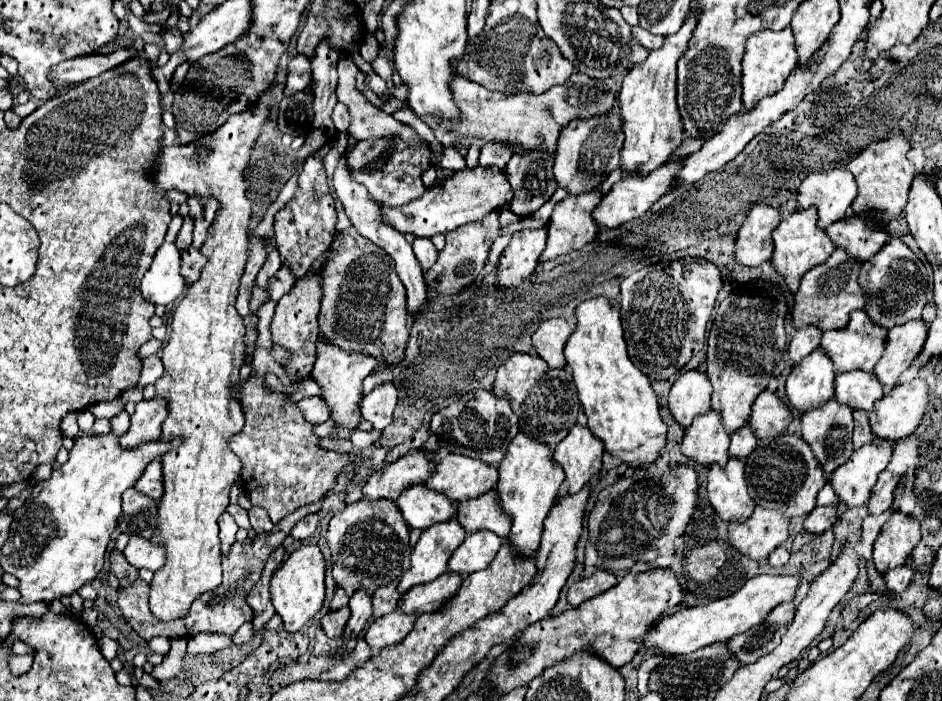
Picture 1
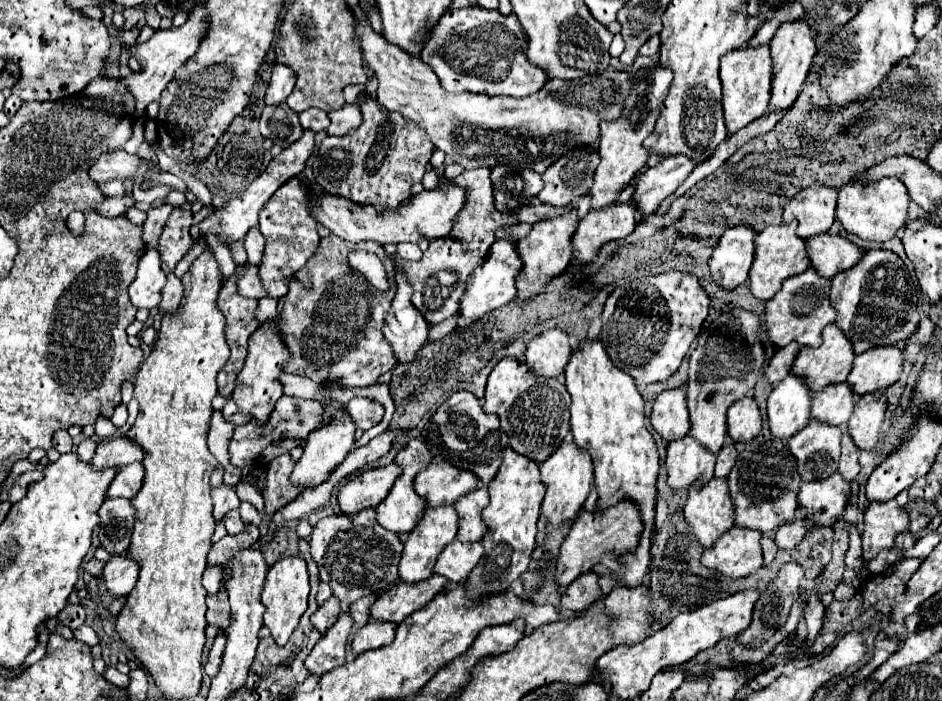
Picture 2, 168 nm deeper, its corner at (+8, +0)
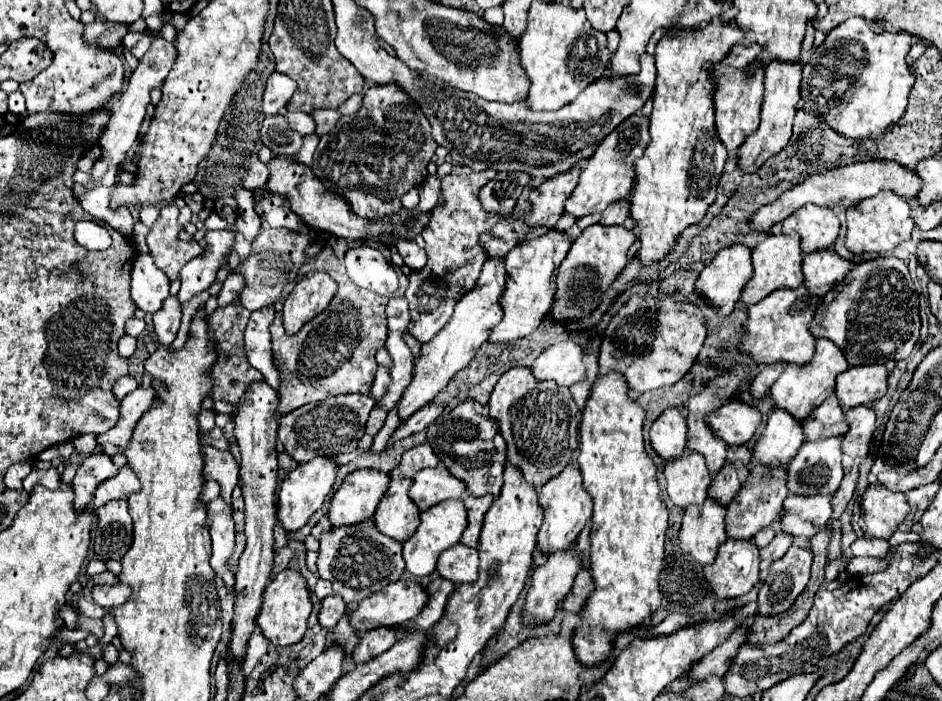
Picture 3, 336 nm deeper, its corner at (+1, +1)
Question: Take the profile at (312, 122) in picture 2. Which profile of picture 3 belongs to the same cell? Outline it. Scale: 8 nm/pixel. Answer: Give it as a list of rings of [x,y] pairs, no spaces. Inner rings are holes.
[[[286,111],[286,119],[292,121],[292,129],[300,131],[302,135],[308,135],[308,133],[316,131],[316,121],[308,113],[288,113]]]

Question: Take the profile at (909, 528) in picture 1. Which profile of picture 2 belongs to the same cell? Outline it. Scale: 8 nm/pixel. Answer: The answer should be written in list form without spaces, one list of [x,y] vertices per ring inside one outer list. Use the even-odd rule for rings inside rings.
[[[895,500],[873,504],[869,502],[865,508],[865,524],[863,524],[863,558],[875,558],[883,548],[891,548],[895,536],[901,530],[909,528],[909,514]]]

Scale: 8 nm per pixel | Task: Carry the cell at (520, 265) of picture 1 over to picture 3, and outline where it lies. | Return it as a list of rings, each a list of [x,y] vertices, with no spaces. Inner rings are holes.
[[[492,257],[484,263],[482,273],[476,281],[476,287],[470,289],[468,293],[462,295],[462,299],[454,307],[454,315],[446,327],[438,335],[432,337],[432,341],[424,343],[422,347],[422,357],[416,359],[416,369],[412,383],[404,391],[398,407],[400,419],[408,419],[412,413],[416,413],[420,407],[430,403],[444,385],[454,377],[456,371],[464,369],[470,359],[476,355],[476,349],[488,339],[492,327],[496,327],[502,319],[502,307],[500,307],[500,297],[504,293],[504,283],[506,283],[506,269],[504,269],[504,257]]]

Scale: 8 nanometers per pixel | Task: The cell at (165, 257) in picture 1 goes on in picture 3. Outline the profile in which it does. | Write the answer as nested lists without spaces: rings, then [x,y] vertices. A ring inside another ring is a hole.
[[[150,253],[138,255],[132,267],[132,299],[138,309],[156,313],[162,307],[162,299],[168,297],[170,279],[160,271]]]

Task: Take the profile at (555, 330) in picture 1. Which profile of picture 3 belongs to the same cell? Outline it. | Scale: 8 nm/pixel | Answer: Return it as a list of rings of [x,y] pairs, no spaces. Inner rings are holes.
[[[562,341],[550,345],[536,357],[532,373],[540,381],[552,379],[564,387],[584,381],[586,369],[582,365],[582,347],[574,341]]]

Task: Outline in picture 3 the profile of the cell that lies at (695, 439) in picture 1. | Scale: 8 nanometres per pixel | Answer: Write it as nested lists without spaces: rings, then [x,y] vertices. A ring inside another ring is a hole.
[[[684,453],[680,459],[666,463],[666,481],[668,497],[678,507],[702,505],[708,497],[708,487],[712,475],[708,471],[706,459],[700,453]]]

